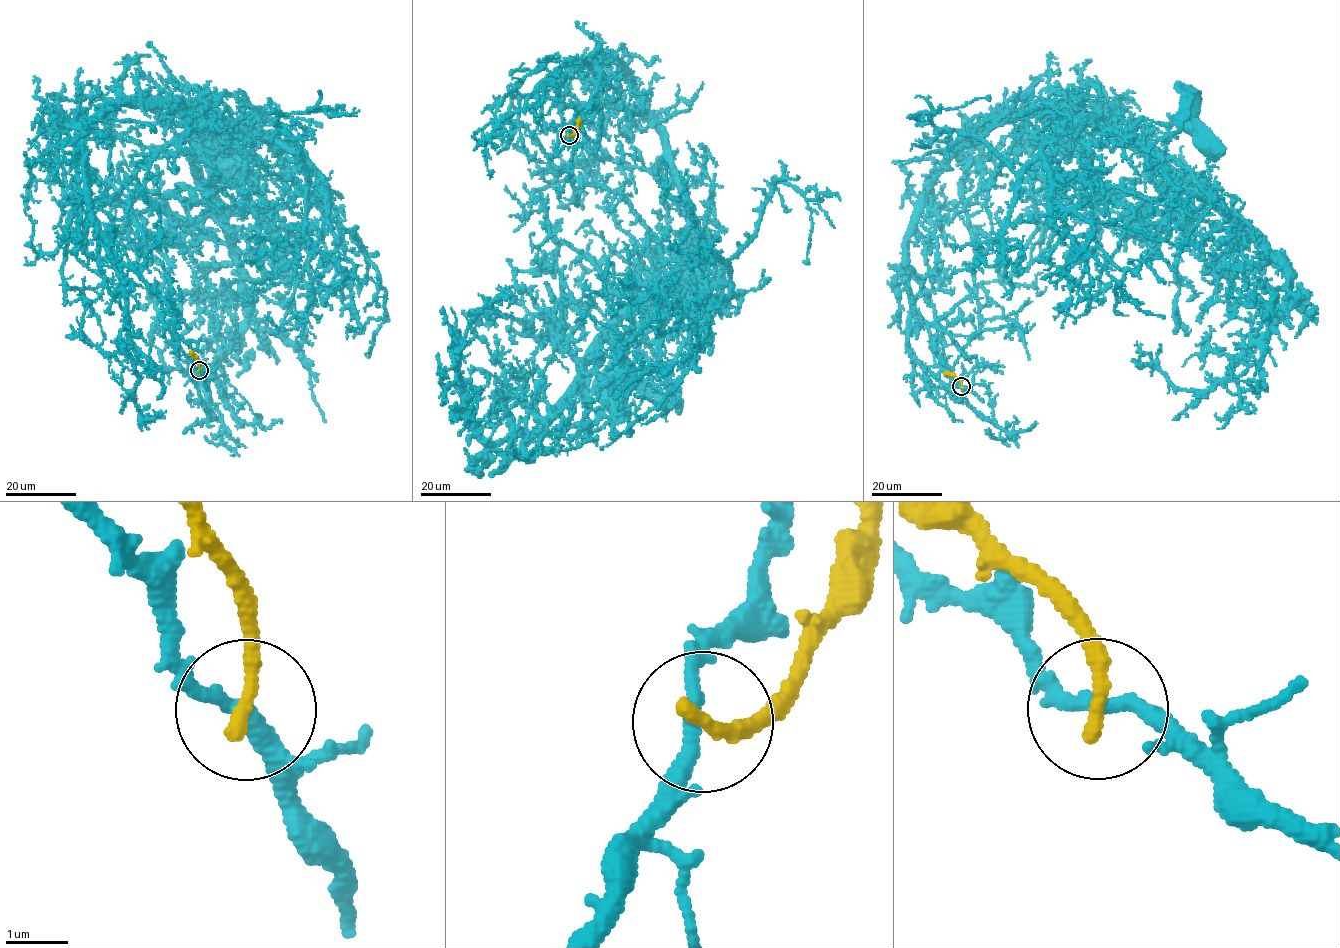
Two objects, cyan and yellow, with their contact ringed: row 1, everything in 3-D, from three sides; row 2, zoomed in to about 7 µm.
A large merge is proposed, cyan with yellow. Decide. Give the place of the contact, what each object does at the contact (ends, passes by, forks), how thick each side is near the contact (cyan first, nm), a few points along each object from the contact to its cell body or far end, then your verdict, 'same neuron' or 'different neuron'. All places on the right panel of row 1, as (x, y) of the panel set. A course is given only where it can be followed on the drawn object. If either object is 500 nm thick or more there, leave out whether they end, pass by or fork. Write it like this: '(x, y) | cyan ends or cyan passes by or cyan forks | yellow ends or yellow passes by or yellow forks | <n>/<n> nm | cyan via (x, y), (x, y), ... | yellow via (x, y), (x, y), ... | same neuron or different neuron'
(961, 386) | cyan passes by | yellow ends | 220/280 nm | cyan via (961, 386), (914, 308), (905, 256), (963, 136), (1069, 114), (1153, 145), (1178, 132), (1193, 91), (1204, 146) | yellow via (961, 386), (958, 378), (945, 372) | different neuron

